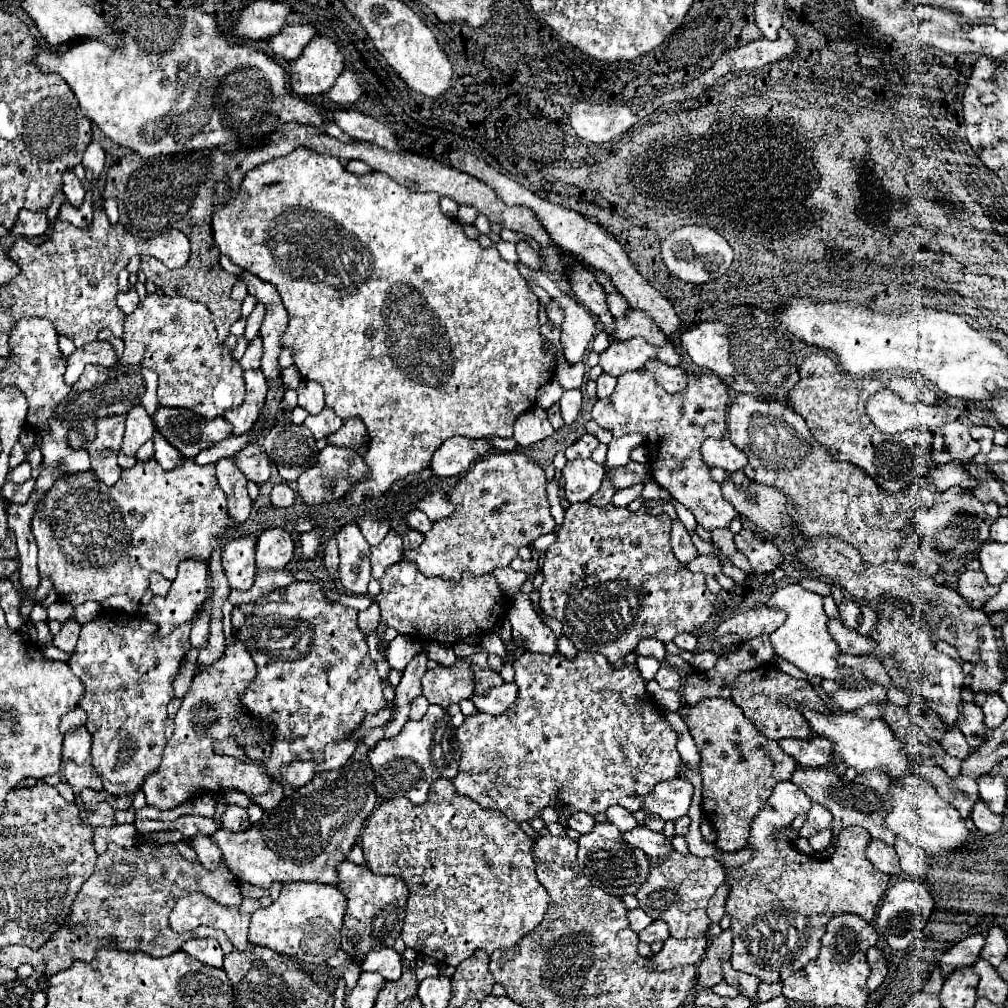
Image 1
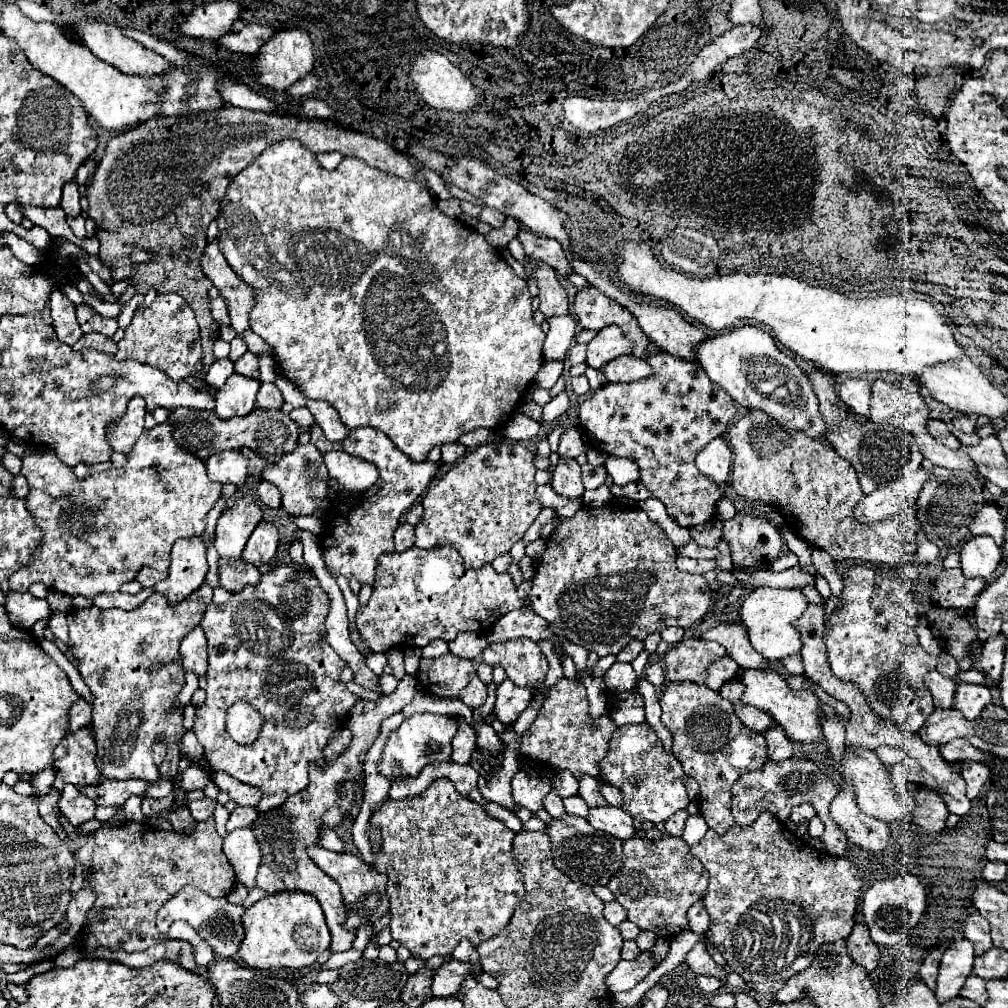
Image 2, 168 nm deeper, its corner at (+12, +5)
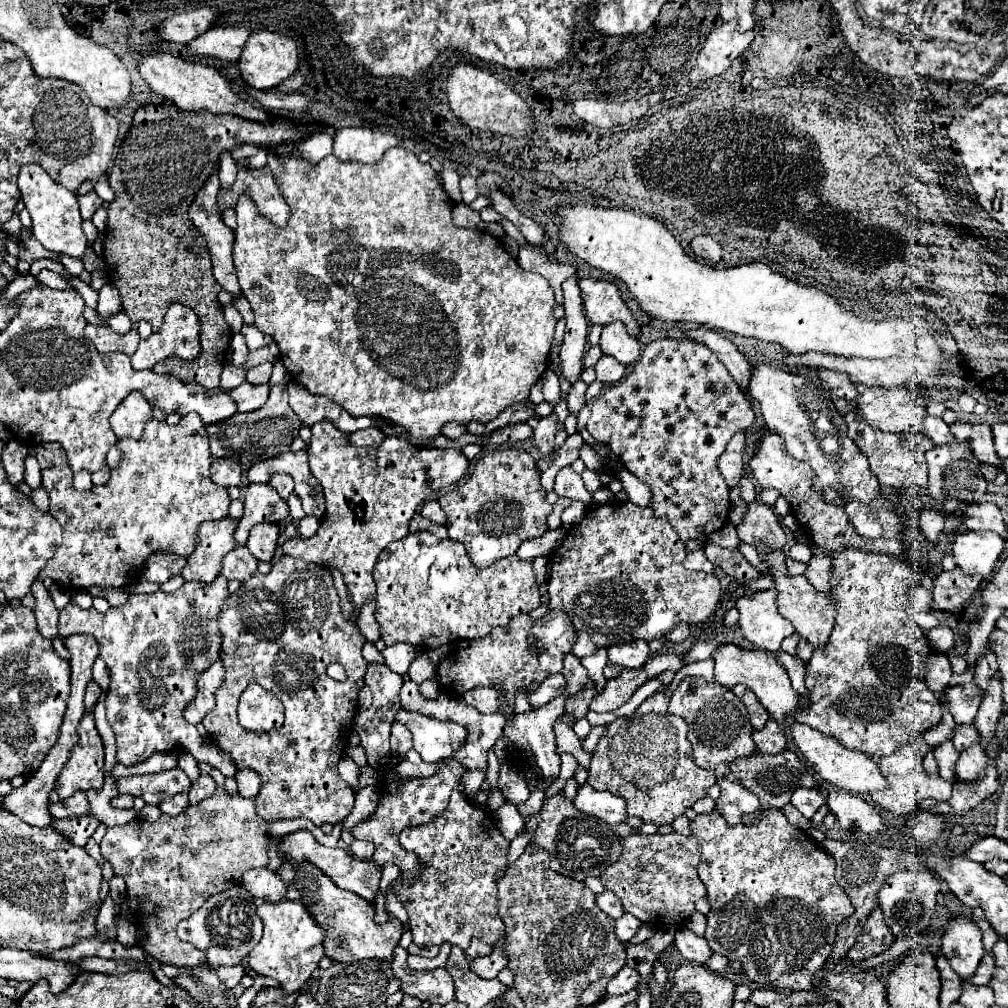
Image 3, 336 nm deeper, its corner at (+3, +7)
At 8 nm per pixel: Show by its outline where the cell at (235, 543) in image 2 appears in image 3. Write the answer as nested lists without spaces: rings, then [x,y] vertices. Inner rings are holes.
[[[251,483],[245,491],[245,513],[235,529],[235,543],[245,545],[251,527],[263,521],[281,521],[289,517],[287,503],[269,483]]]

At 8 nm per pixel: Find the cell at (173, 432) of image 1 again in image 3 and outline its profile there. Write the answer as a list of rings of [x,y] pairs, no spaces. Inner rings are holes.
[[[285,385],[271,387],[269,399],[261,409],[251,411],[251,413],[237,413],[237,415],[229,417],[221,423],[205,425],[205,431],[209,435],[211,455],[213,457],[233,457],[233,459],[241,459],[243,455],[247,455],[247,457],[275,457],[275,455],[281,455],[281,451],[289,451],[293,439],[299,435],[299,429],[301,429],[301,419],[297,417],[297,413],[287,403],[287,387]]]

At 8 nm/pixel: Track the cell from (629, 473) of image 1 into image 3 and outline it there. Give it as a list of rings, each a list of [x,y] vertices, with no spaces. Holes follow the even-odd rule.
[[[585,469],[585,471],[581,473],[581,477],[583,477],[583,481],[585,481],[585,487],[587,487],[589,491],[597,491],[597,489],[601,487],[601,481],[599,481],[599,475],[597,475],[597,471],[589,471],[589,469]]]

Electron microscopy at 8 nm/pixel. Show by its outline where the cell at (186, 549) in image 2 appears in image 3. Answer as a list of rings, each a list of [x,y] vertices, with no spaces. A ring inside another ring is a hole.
[[[229,517],[201,523],[197,531],[199,543],[195,545],[195,551],[187,557],[187,565],[181,571],[185,581],[209,585],[219,575],[223,555],[229,549],[237,547],[233,543],[235,527],[237,527],[237,521]]]

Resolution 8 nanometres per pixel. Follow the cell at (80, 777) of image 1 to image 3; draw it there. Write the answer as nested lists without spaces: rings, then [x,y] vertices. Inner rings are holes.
[[[93,713],[83,715],[79,723],[79,743],[71,751],[69,763],[63,767],[57,779],[57,793],[67,799],[75,791],[99,789],[105,781],[105,747],[95,729]]]

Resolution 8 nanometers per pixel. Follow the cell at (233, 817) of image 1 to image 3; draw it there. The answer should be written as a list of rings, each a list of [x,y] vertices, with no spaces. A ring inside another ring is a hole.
[[[201,775],[201,779],[197,779],[197,783],[193,783],[191,789],[189,789],[189,803],[197,805],[203,799],[209,799],[215,793],[215,789],[217,789],[217,785],[215,785],[213,777],[211,775]]]

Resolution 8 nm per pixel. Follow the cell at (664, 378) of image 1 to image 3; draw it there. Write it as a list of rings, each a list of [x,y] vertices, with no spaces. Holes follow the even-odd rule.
[[[603,355],[595,365],[597,379],[601,383],[617,383],[617,381],[621,381],[623,375],[625,375],[625,369],[627,369],[625,365],[617,363],[613,357],[607,357],[607,355]]]

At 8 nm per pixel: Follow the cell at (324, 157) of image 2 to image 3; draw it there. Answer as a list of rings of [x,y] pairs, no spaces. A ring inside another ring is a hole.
[[[321,131],[317,135],[309,135],[309,139],[303,139],[299,145],[295,145],[293,153],[297,157],[309,159],[311,163],[317,163],[323,157],[333,153],[333,137],[327,131]]]

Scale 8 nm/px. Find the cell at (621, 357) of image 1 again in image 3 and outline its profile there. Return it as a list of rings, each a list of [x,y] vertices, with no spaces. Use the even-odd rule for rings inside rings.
[[[615,321],[603,329],[599,347],[603,355],[615,357],[623,365],[631,365],[639,359],[641,355],[641,345],[637,339],[629,337],[625,325],[621,321]]]

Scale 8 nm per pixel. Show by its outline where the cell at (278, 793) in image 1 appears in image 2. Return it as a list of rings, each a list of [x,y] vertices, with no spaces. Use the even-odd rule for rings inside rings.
[[[214,773],[214,783],[216,783],[220,789],[228,791],[230,799],[236,801],[236,803],[242,805],[242,807],[244,807],[244,805],[256,807],[258,801],[260,801],[260,793],[258,793],[256,787],[248,787],[246,783],[236,781],[234,777],[226,777],[226,773]]]

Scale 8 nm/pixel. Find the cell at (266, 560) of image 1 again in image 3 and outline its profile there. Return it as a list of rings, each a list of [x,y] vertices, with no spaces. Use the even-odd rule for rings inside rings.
[[[259,523],[259,527],[253,527],[247,547],[259,561],[271,561],[275,555],[279,537],[277,523]]]

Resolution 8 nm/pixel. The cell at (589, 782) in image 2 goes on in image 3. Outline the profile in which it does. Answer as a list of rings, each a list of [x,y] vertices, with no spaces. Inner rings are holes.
[[[561,719],[555,721],[555,735],[557,735],[557,751],[563,753],[563,751],[569,751],[581,767],[585,767],[589,771],[589,765],[591,765],[591,753],[583,749],[579,737],[575,735],[575,731],[565,725]]]

